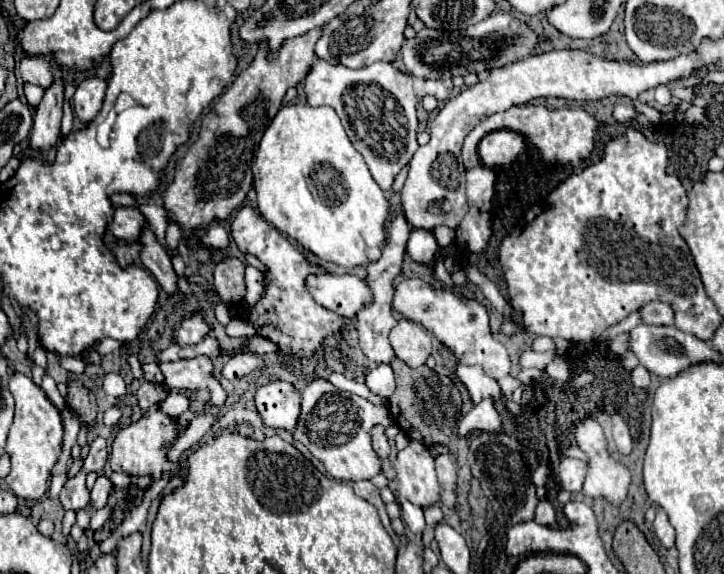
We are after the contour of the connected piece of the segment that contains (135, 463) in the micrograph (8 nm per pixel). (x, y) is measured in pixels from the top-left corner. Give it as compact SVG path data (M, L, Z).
M159 408L151 410L147 416L139 418L127 428L121 428L121 432L113 440L113 452L111 452L111 468L115 472L127 472L127 474L149 474L155 480L161 478L163 472L177 472L177 466L167 460L167 452L177 440L177 420L167 418Z

